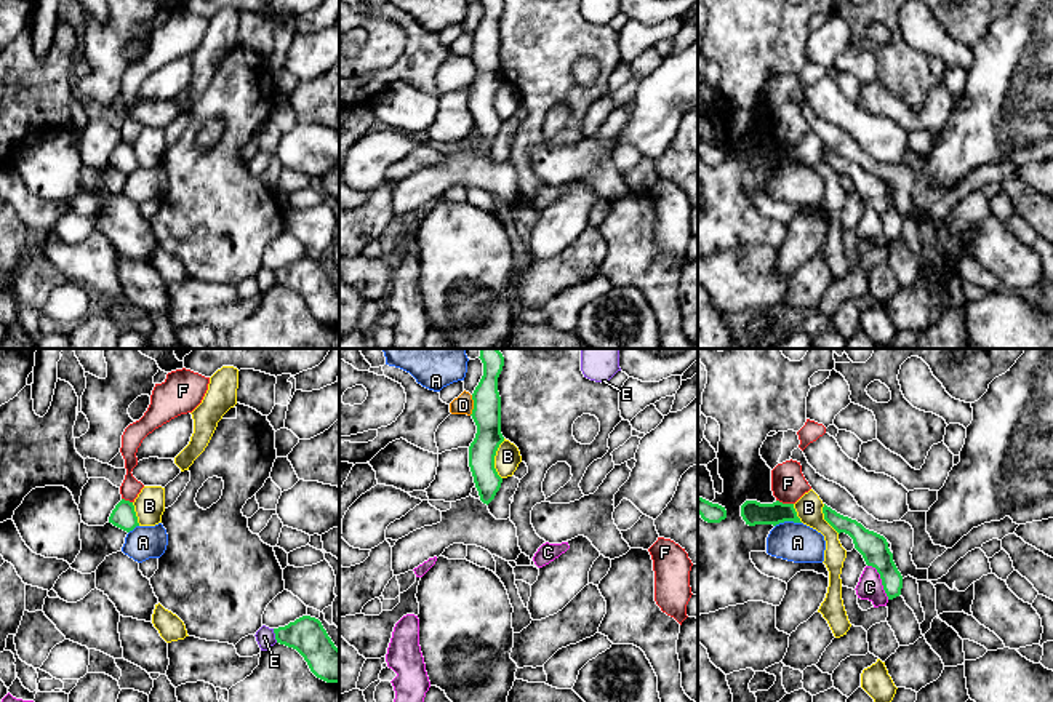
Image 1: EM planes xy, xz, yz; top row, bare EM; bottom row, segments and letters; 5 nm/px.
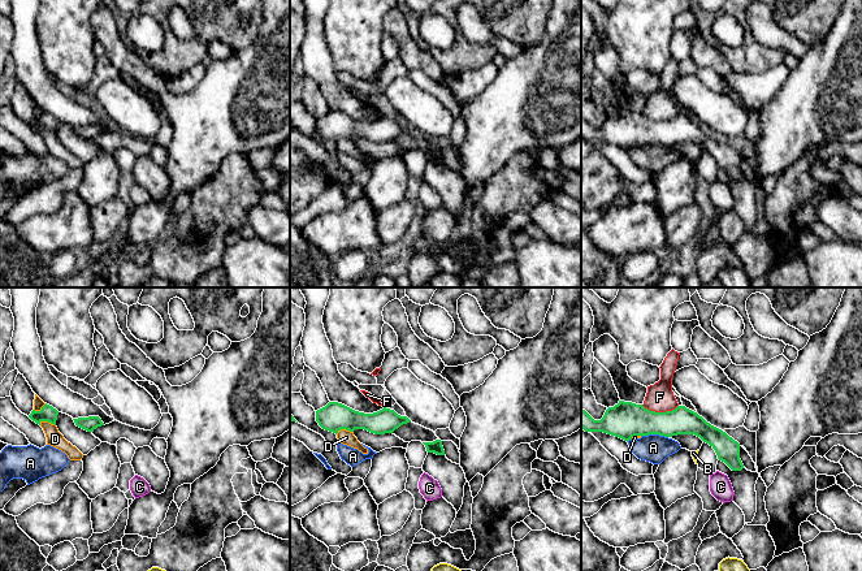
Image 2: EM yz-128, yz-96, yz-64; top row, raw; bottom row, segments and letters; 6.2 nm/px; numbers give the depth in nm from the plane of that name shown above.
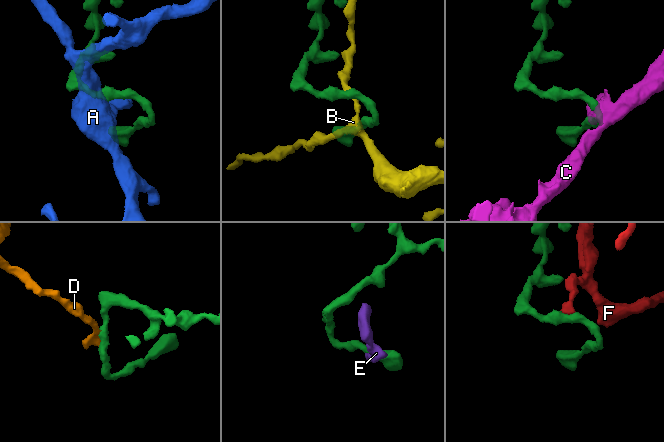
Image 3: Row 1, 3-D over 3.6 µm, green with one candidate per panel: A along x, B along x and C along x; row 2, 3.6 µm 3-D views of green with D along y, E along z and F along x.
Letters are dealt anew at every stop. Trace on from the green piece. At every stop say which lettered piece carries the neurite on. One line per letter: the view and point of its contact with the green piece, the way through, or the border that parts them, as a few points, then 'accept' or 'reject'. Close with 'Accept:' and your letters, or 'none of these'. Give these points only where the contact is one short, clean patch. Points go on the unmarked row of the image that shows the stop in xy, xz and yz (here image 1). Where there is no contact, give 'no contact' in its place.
A: contact yz (788, 162); border yz (800, 163), (780, 163), (775, 168); reject
B: contact xz (493, 101); border xz (504, 80), (495, 98), (495, 112), (501, 120); reject
C: contact yz (882, 223); border yz (868, 207), (879, 216), (888, 240); reject
D: contact xz (474, 47); border xz (472, 37), (472, 53), (469, 56); reject
E: contact xy (276, 277); reject
F: contact yz (784, 146); border yz (776, 141), (792, 146); reject
Accept: none of these

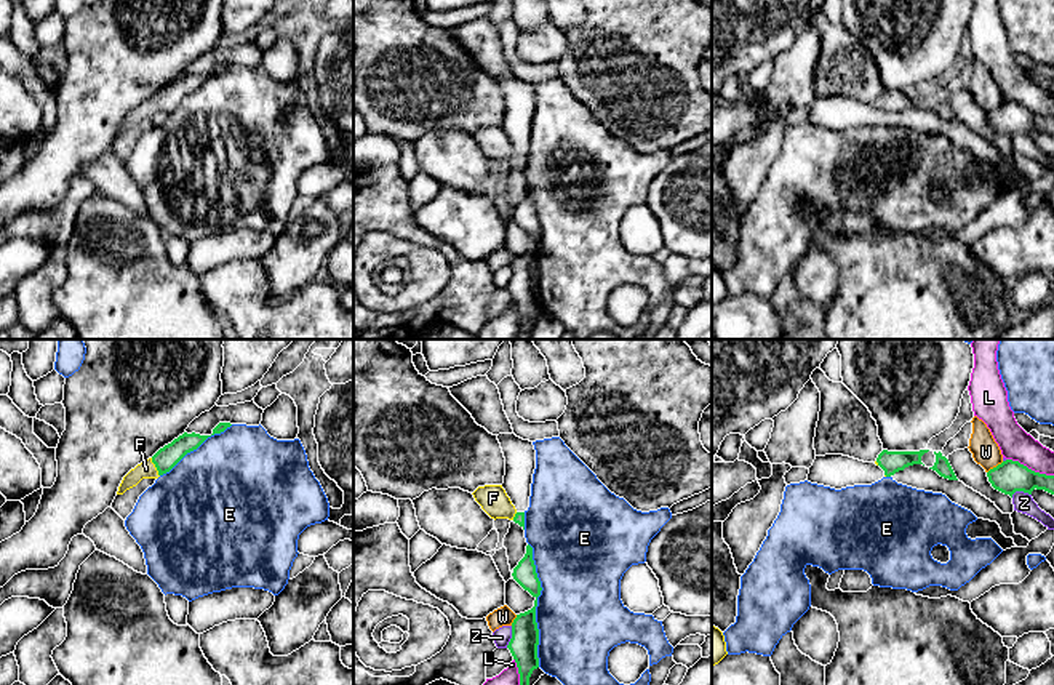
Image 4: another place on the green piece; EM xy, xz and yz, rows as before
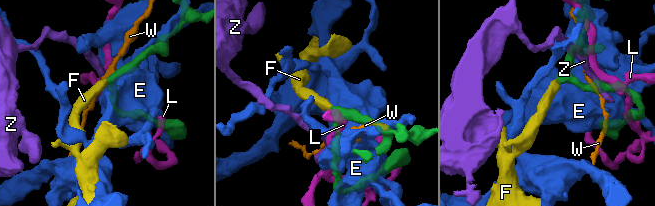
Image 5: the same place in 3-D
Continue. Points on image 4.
E: contact xz (536, 247); reject
F: contact xy (155, 108); way xy (170, 96), (155, 108), (146, 111); accept
L: contact yz (1030, 111); reject
W: contact yz (997, 108); border yz (1003, 103), (987, 114); reject
Z: contact xz (512, 279); border xz (512, 268), (512, 277), (506, 288); reject
Accept: F

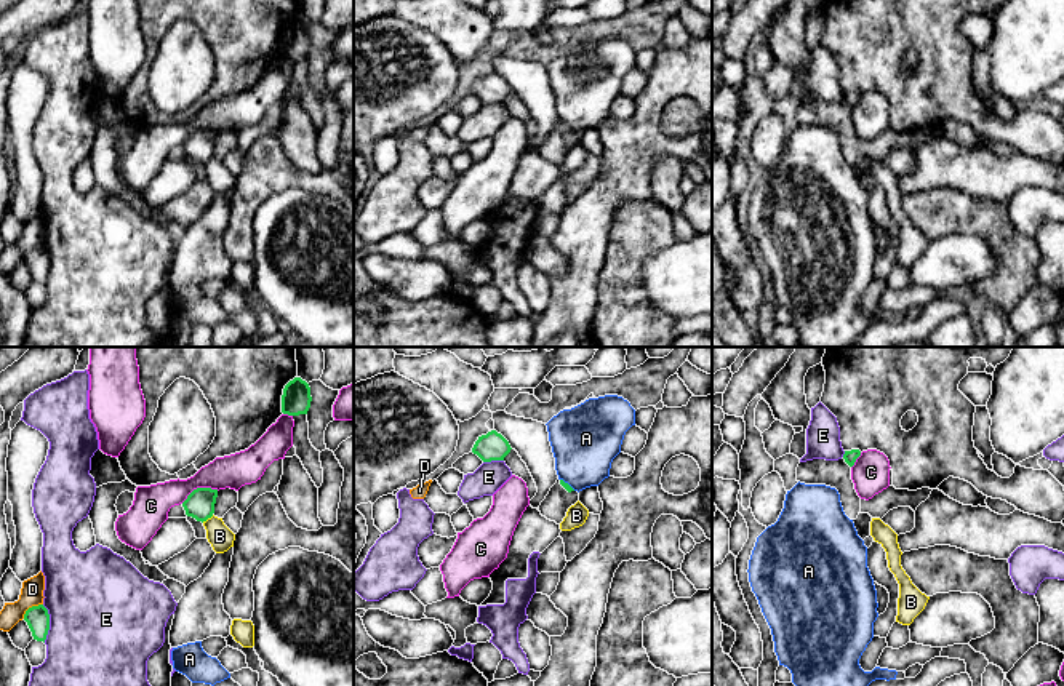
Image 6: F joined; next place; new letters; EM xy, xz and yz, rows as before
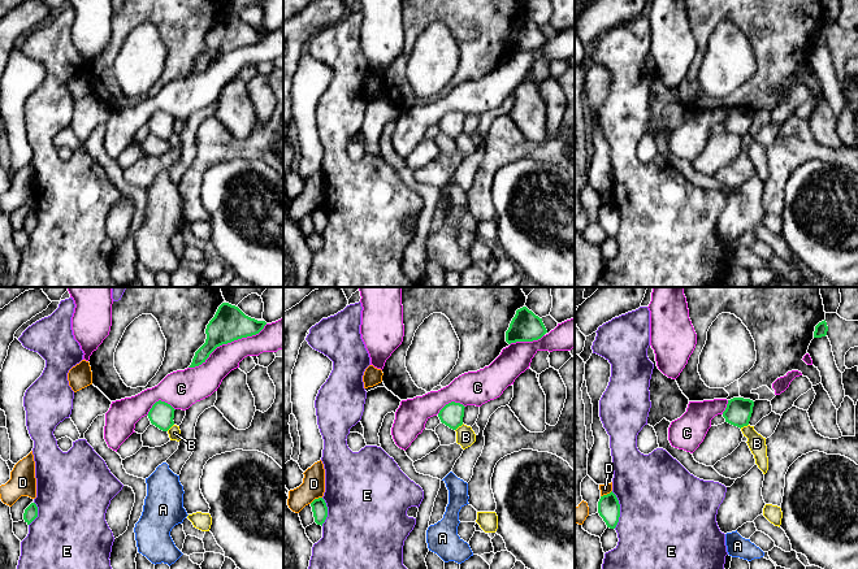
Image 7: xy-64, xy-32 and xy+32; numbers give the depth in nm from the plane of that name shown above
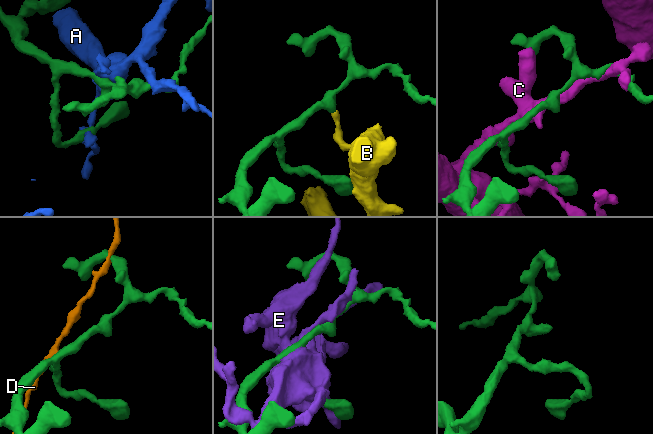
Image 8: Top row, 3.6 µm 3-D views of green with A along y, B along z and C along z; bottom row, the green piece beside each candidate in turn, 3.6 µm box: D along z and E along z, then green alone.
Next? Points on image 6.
A: contact xz (567, 125); reject
B: contact xy (207, 160); reject
C: contact xy (199, 130); reject
D: contact xy (32, 248); border xy (42, 245), (32, 247), (23, 259); reject
E: contact xy (48, 266); reject
Accept: none of these

